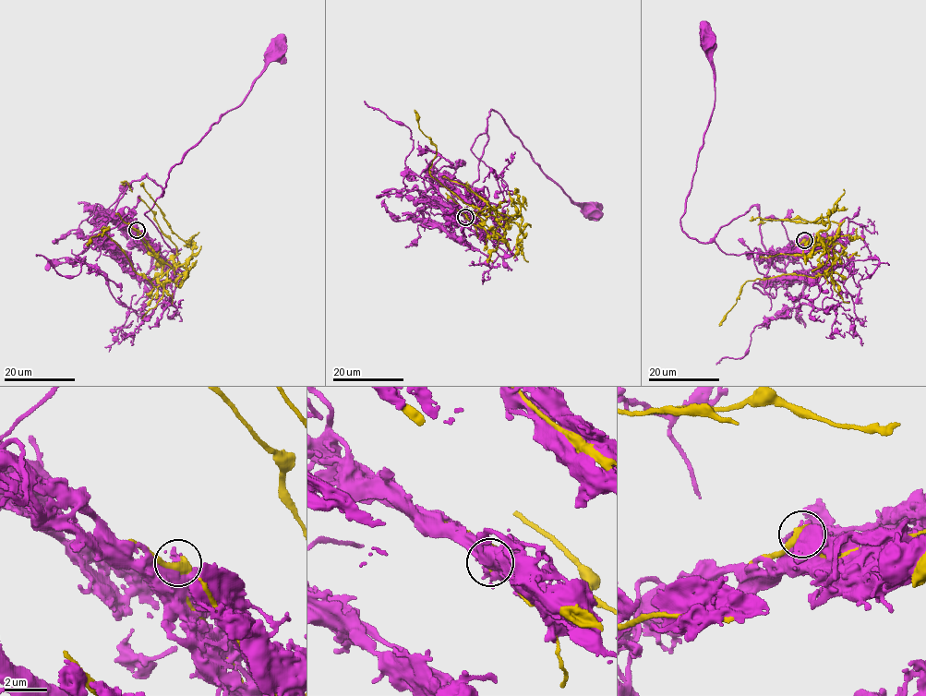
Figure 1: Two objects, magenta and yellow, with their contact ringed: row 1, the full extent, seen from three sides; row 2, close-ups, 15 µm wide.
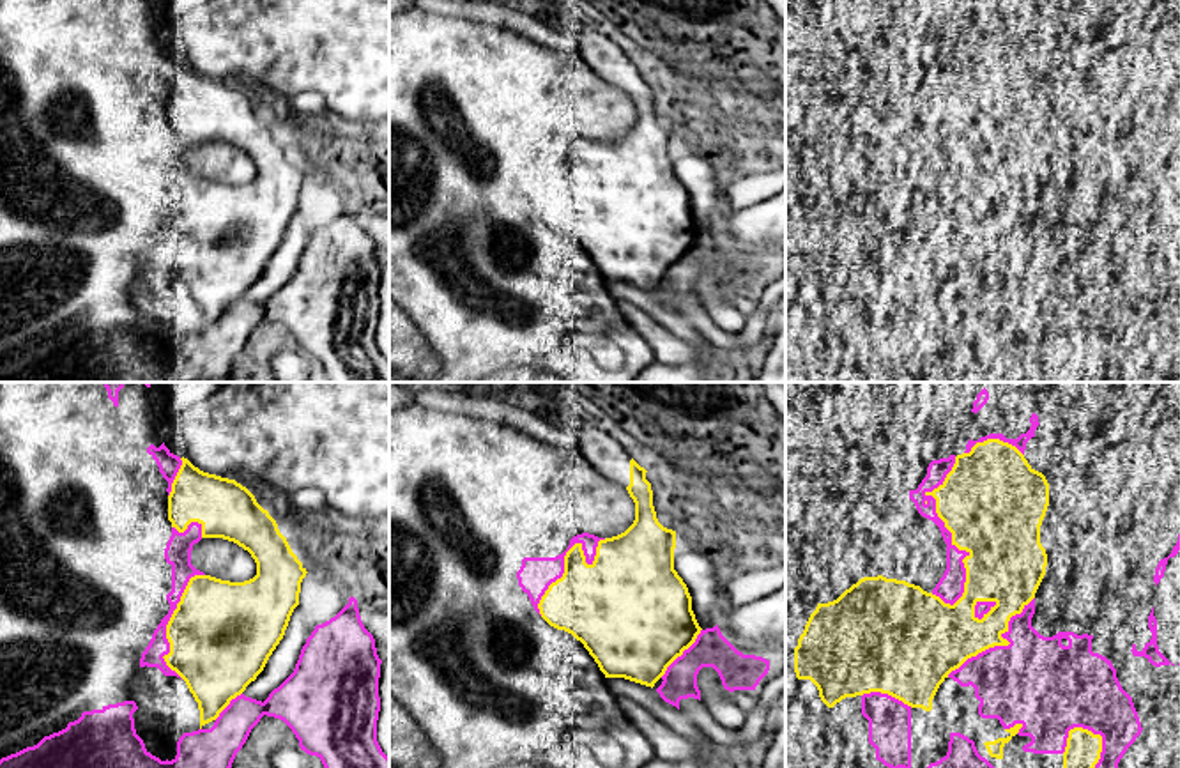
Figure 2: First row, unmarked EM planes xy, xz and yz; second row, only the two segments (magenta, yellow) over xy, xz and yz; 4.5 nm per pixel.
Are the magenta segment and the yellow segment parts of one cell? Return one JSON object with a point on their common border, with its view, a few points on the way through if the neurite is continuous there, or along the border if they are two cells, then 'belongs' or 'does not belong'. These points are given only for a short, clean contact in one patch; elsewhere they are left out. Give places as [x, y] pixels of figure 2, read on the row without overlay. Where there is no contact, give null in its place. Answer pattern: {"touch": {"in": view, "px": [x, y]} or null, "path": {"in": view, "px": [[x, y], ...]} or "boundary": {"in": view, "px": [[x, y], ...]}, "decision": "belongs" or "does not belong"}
{"touch": {"in": "yz", "px": [950, 137]}, "decision": "does not belong"}

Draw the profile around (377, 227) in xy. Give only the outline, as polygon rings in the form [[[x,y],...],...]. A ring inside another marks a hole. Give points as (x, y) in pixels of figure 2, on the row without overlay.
[[[389,211],[364,221],[361,219],[361,225],[375,242],[379,262],[389,265]]]

